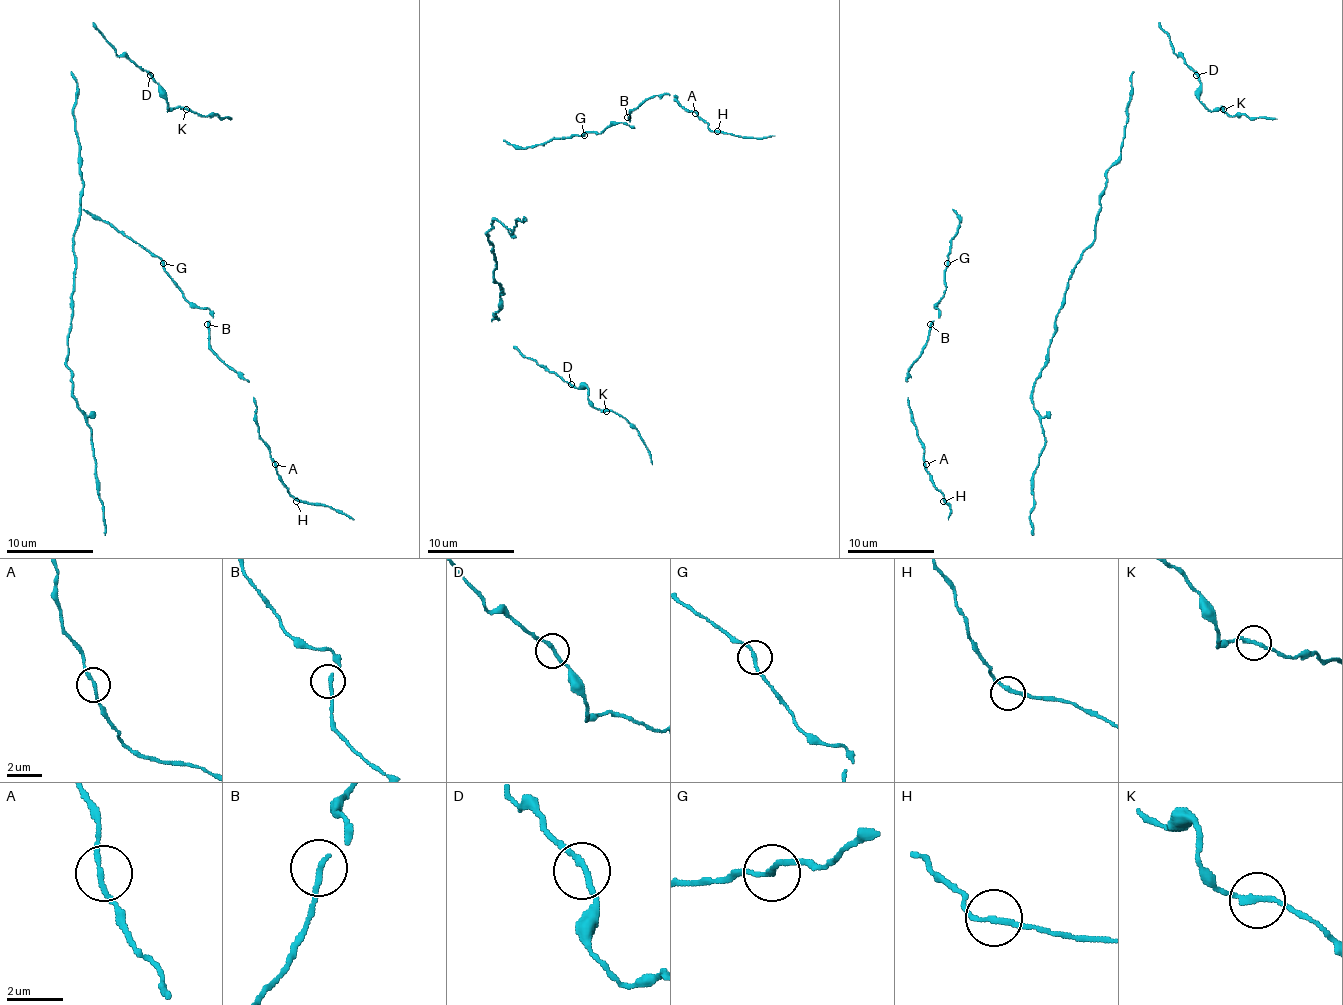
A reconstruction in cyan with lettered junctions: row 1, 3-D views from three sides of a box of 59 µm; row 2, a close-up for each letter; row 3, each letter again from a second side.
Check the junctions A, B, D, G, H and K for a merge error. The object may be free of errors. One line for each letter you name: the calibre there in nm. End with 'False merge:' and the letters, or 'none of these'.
False merge: none of these

